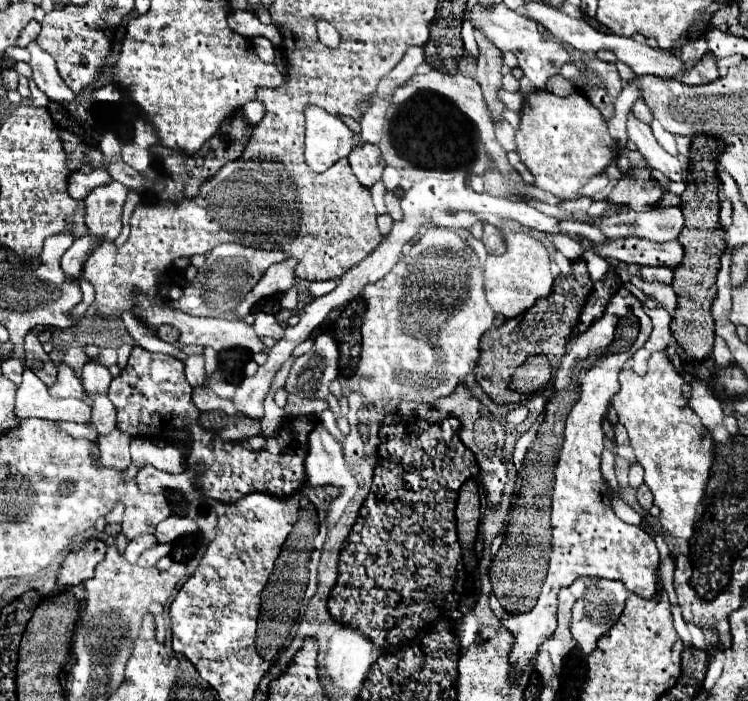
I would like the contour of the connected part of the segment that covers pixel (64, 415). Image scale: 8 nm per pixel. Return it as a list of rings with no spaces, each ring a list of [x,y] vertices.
[[[26,368],[22,374],[21,386],[17,388],[17,408],[19,418],[45,418],[45,420],[71,420],[89,422],[91,406],[77,398],[57,400],[47,394],[47,386]]]

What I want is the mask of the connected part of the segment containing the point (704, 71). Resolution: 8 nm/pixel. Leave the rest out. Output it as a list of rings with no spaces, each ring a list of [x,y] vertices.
[[[707,52],[707,54],[703,54],[703,58],[695,66],[691,66],[683,72],[681,82],[683,84],[707,84],[715,78],[719,78],[715,56],[713,56],[713,52]]]

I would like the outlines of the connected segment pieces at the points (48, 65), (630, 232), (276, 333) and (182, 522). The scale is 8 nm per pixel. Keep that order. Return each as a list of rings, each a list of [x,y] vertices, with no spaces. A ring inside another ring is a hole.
[[[35,40],[27,44],[27,52],[31,54],[29,66],[33,70],[33,80],[47,94],[47,98],[57,102],[73,102],[75,94],[59,76],[55,60]]]
[[[527,200],[531,206],[539,208],[543,214],[547,216],[553,216],[557,220],[583,220],[583,222],[591,222],[595,226],[601,228],[601,232],[607,236],[607,238],[627,238],[627,236],[639,236],[639,238],[647,238],[647,240],[653,240],[653,242],[669,242],[669,240],[675,240],[683,226],[685,226],[685,220],[683,220],[683,212],[679,206],[669,206],[669,208],[655,208],[655,210],[649,210],[649,212],[621,212],[621,214],[615,214],[611,218],[591,218],[587,214],[569,214],[569,212],[563,212],[559,210],[557,206],[547,206],[547,204],[537,204],[535,200]]]
[[[257,312],[257,314],[255,314],[253,330],[257,332],[259,340],[261,340],[265,346],[269,346],[269,348],[283,336],[283,328],[277,324],[277,320],[275,320],[271,314],[265,314],[265,312]]]
[[[169,516],[167,520],[163,520],[163,524],[157,526],[157,540],[159,542],[173,542],[177,540],[179,536],[185,536],[185,534],[191,534],[191,532],[197,532],[197,524],[193,518],[189,516]]]

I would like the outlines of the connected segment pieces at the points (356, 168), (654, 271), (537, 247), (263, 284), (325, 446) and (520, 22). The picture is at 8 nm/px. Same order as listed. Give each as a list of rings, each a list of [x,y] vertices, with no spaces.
[[[355,144],[347,158],[353,174],[359,178],[359,182],[363,182],[363,186],[369,188],[381,178],[385,162],[375,144]]]
[[[643,268],[641,274],[643,274],[643,280],[647,280],[647,282],[671,284],[671,280],[673,280],[673,270],[669,270],[669,268]]]
[[[527,232],[505,234],[507,252],[501,256],[489,254],[485,260],[485,294],[493,312],[505,318],[517,318],[535,304],[537,298],[545,298],[551,292],[553,276],[549,270],[549,252],[545,246]]]
[[[288,258],[283,260],[283,262],[279,262],[279,264],[273,264],[273,266],[261,276],[261,280],[255,284],[255,288],[241,300],[241,304],[237,306],[235,314],[237,314],[239,318],[245,318],[255,302],[289,290],[289,288],[293,286],[293,278],[295,278],[293,270],[295,270],[297,264],[297,258]]]
[[[321,420],[315,422],[315,428],[309,434],[309,452],[305,458],[305,472],[307,472],[307,482],[309,486],[323,486],[323,484],[333,484],[343,488],[341,496],[333,500],[333,506],[341,510],[341,514],[335,516],[343,516],[343,512],[349,508],[349,504],[353,502],[353,496],[357,492],[357,480],[353,476],[353,470],[345,464],[345,456],[343,456],[343,446],[329,434],[329,430],[323,426]]]
[[[477,2],[469,12],[469,20],[473,28],[485,34],[503,54],[513,52],[517,56],[519,66],[523,68],[525,76],[535,84],[535,88],[545,88],[545,82],[557,74],[559,66],[569,62],[569,54],[557,42],[555,44],[543,42],[543,28],[537,22],[517,14],[515,10],[509,10],[505,4],[483,6]]]

